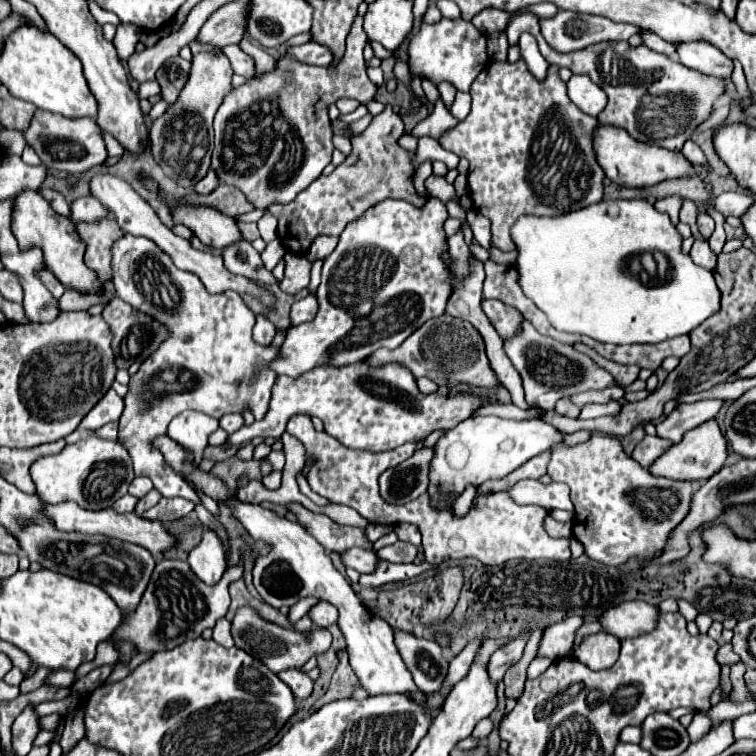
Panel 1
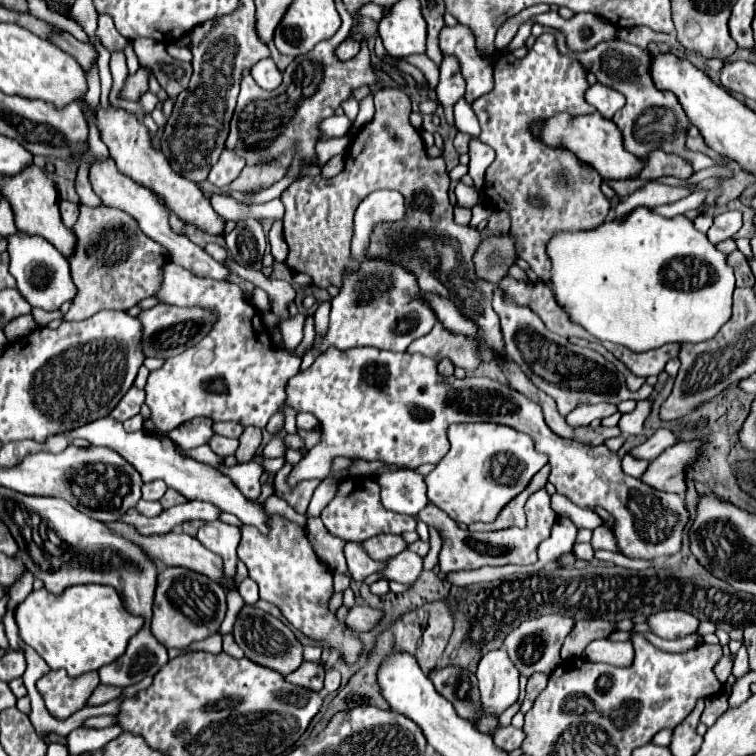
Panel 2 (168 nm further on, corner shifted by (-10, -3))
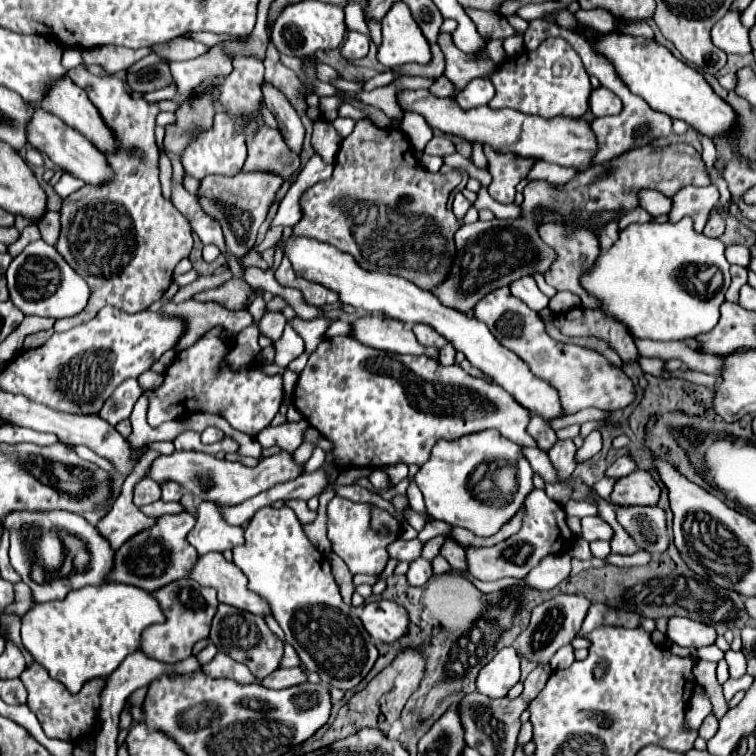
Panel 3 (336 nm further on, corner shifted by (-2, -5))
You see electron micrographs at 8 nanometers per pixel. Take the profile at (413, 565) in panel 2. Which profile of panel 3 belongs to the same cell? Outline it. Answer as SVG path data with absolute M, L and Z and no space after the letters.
M418 558L418 560L410 562L408 582L410 582L412 586L424 586L430 578L432 578L432 562L430 562L430 560Z

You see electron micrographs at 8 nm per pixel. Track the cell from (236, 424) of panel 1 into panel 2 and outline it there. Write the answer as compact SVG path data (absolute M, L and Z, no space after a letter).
M216 422L214 424L214 432L220 436L228 436L228 438L238 438L244 428L240 422Z

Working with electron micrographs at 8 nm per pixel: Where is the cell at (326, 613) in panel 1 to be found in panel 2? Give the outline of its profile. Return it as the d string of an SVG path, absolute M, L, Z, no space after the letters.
M352 606L344 618L346 626L350 632L366 632L370 630L378 620L380 620L382 612L374 610L370 606Z

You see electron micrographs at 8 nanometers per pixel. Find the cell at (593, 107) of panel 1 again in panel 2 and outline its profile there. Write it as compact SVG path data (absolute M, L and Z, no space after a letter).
M594 84L586 90L586 102L592 104L604 118L612 118L622 106L624 106L624 96L604 84Z

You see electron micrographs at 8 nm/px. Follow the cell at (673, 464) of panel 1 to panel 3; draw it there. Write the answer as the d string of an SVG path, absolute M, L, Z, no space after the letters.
M636 470L614 484L610 494L612 506L656 506L660 488L646 470Z

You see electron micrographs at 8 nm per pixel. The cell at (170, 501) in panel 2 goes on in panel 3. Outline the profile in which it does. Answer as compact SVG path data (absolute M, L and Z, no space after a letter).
M162 482L162 500L166 502L178 502L182 498L182 488L178 488L178 484L174 482Z

